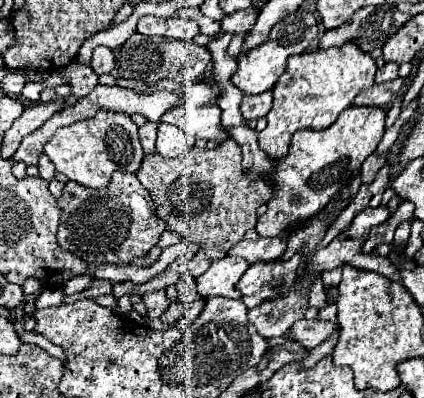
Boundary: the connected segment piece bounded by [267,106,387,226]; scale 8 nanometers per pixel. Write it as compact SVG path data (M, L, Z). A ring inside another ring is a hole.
M349 106L339 114L333 126L321 132L297 130L291 138L289 154L275 166L273 182L277 184L277 196L267 204L269 212L273 210L273 216L279 218L279 222L281 214L299 218L295 222L287 222L287 226L305 224L309 218L319 214L331 202L331 198L343 186L347 186L349 178L361 170L365 158L377 148L385 132L385 116L387 112L383 108Z

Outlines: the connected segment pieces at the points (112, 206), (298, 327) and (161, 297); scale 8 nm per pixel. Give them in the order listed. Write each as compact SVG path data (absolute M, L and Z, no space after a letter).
M115 172L109 186L93 190L67 182L63 196L57 200L63 212L59 222L59 244L93 264L111 262L127 264L131 258L147 254L165 230L165 222L157 218L149 190L131 172Z
M299 320L291 326L287 338L297 340L303 348L311 350L319 344L323 344L325 340L329 340L333 336L333 332L337 330L337 322L329 322L329 320Z
M157 290L151 294L143 296L143 302L147 306L147 318L159 318L167 308L169 308L169 300L165 296L165 290Z

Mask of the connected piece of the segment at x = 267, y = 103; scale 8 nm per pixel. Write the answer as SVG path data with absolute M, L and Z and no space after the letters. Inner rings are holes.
M271 90L263 92L263 94L255 94L255 96L243 96L243 100L241 100L241 114L247 120L265 116L269 112L269 108L271 108L271 102L273 102Z

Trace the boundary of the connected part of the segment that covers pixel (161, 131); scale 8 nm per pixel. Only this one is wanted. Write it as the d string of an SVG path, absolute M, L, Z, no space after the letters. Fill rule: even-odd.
M161 122L157 128L157 152L165 158L177 158L181 154L187 154L191 150L191 144L183 130L179 130L173 124Z

